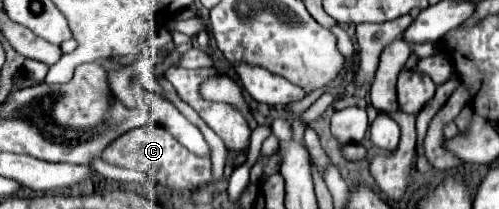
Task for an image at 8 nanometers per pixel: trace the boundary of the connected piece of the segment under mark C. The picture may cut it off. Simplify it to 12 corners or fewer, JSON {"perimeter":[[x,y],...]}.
{"perimeter":[[153,122],[101,152],[171,190],[211,180],[211,160]]}

